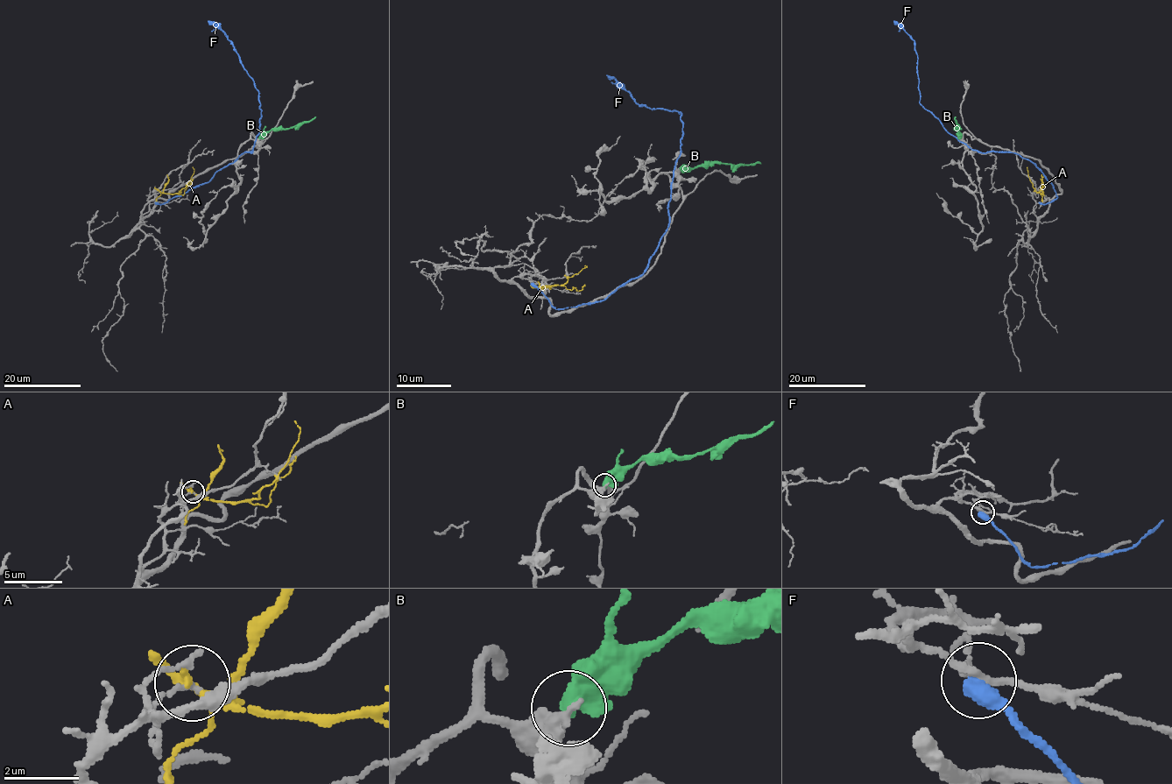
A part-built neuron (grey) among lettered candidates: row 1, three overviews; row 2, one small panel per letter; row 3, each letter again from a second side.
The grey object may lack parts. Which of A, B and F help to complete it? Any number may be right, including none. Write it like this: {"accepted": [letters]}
{"accepted": ["B"]}

